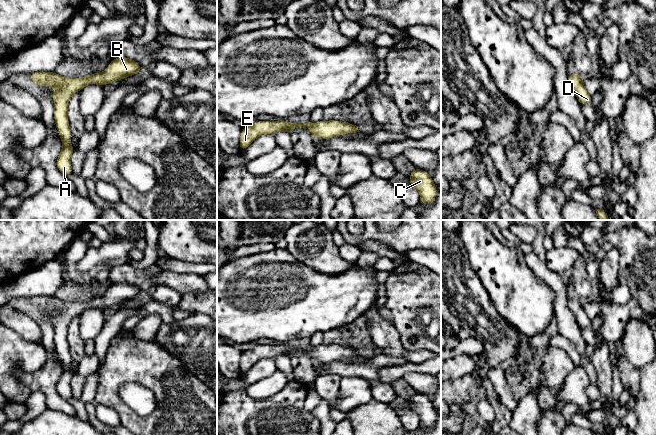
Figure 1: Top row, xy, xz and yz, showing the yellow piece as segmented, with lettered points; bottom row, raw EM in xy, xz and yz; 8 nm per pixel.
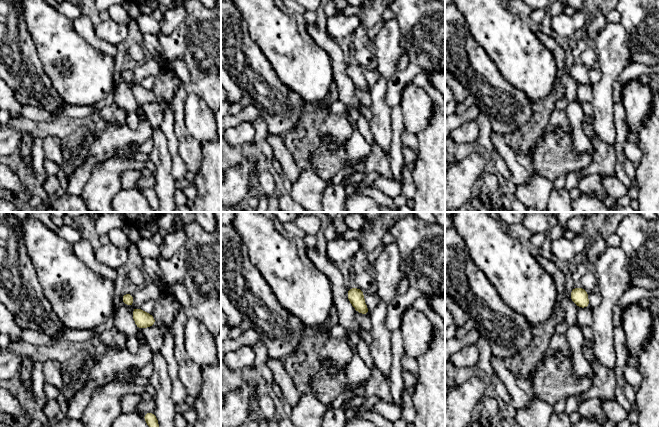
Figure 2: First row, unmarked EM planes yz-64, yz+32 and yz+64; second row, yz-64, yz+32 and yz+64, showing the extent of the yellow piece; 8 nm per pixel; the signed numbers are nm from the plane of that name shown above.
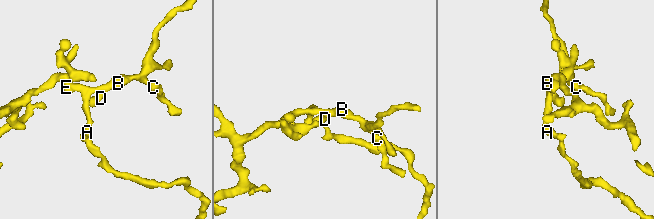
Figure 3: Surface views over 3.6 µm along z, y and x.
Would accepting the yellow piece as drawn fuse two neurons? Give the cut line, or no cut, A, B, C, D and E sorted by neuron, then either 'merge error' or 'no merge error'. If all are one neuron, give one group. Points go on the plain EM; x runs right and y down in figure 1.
no cut; A B C D E; no merge error

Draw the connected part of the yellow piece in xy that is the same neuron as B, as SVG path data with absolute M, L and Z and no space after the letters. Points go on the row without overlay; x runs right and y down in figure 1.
M124 281L113 283L103 297L93 297L82 302L63 301L55 296L31 296L29 301L41 310L52 309L54 313L53 328L55 331L54 343L58 357L61 360L62 375L56 384L58 394L65 400L73 397L71 391L71 379L74 376L70 364L72 361L67 341L68 326L76 315L81 315L90 307L105 310L108 307L124 303L136 297L142 292L139 287Z

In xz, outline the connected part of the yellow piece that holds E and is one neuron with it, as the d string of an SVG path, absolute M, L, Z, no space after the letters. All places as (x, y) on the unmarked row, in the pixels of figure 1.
M285 344L279 345L257 345L251 350L242 352L239 373L244 375L251 367L261 359L268 359L280 355L287 355L290 358L295 356L294 352L310 353L310 358L318 363L329 363L338 361L341 358L360 356L358 350L338 344L320 345L316 347L297 348Z

